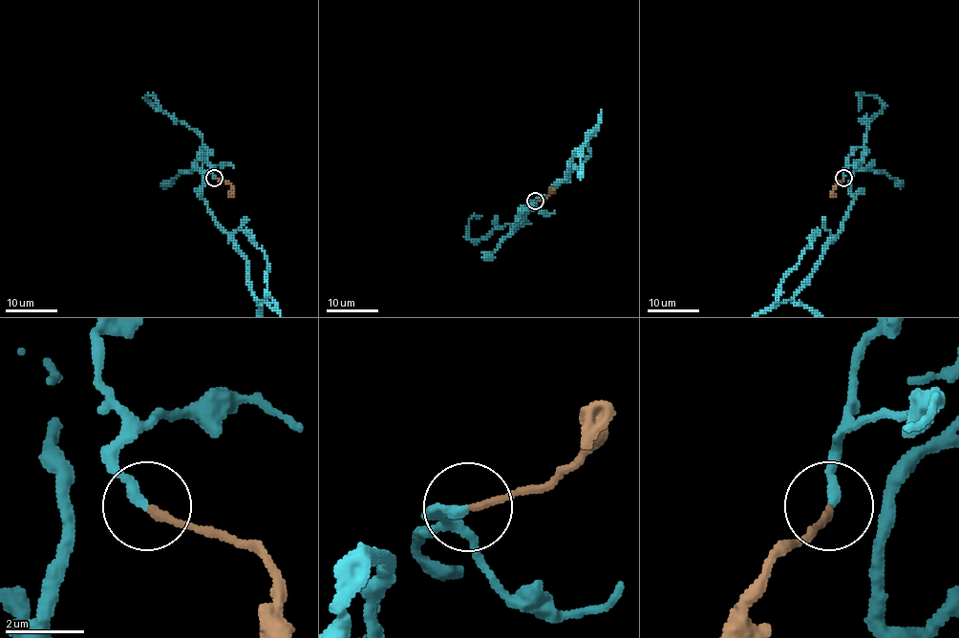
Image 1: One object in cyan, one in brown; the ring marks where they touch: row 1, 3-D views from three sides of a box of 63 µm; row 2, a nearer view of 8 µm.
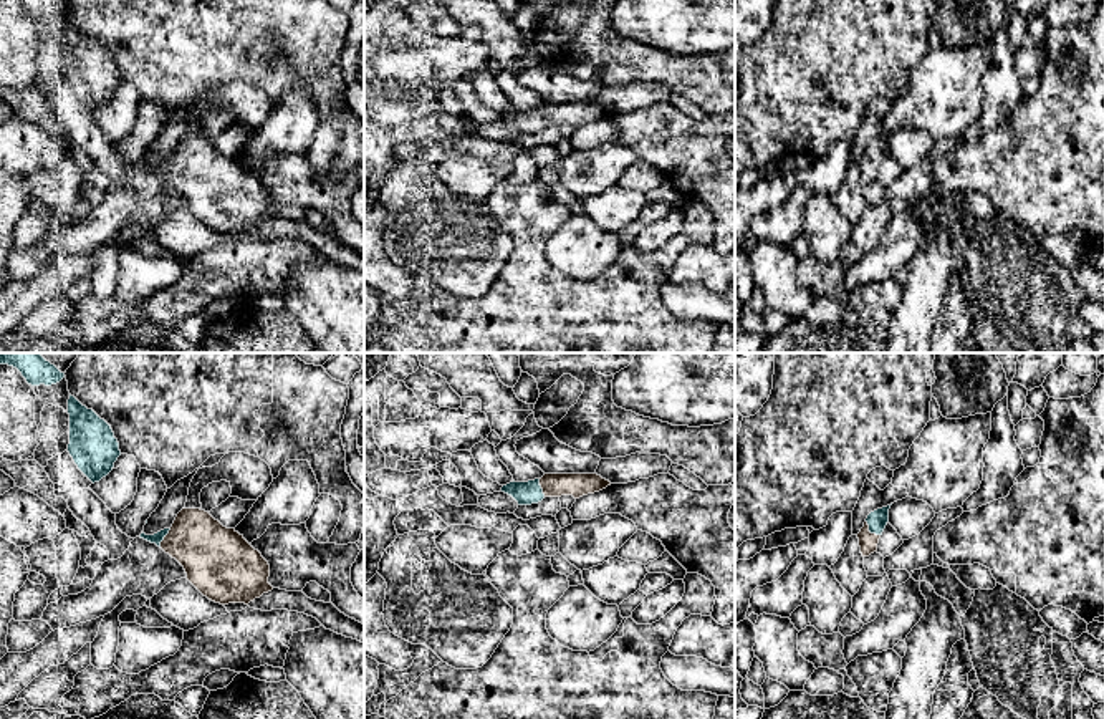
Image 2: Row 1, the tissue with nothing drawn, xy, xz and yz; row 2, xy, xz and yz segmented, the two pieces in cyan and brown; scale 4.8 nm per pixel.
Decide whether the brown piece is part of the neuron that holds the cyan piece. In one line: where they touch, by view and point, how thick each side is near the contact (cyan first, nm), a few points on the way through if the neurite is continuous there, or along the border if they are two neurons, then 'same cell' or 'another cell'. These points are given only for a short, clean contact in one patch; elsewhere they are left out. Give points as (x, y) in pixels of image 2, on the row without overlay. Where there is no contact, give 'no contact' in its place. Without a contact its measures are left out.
meets cyan in yz at (869, 159); 90 nm thick on the cyan side, 90 nm on the other; runs through yz (878, 148), (869, 159), (868, 171); same cell

